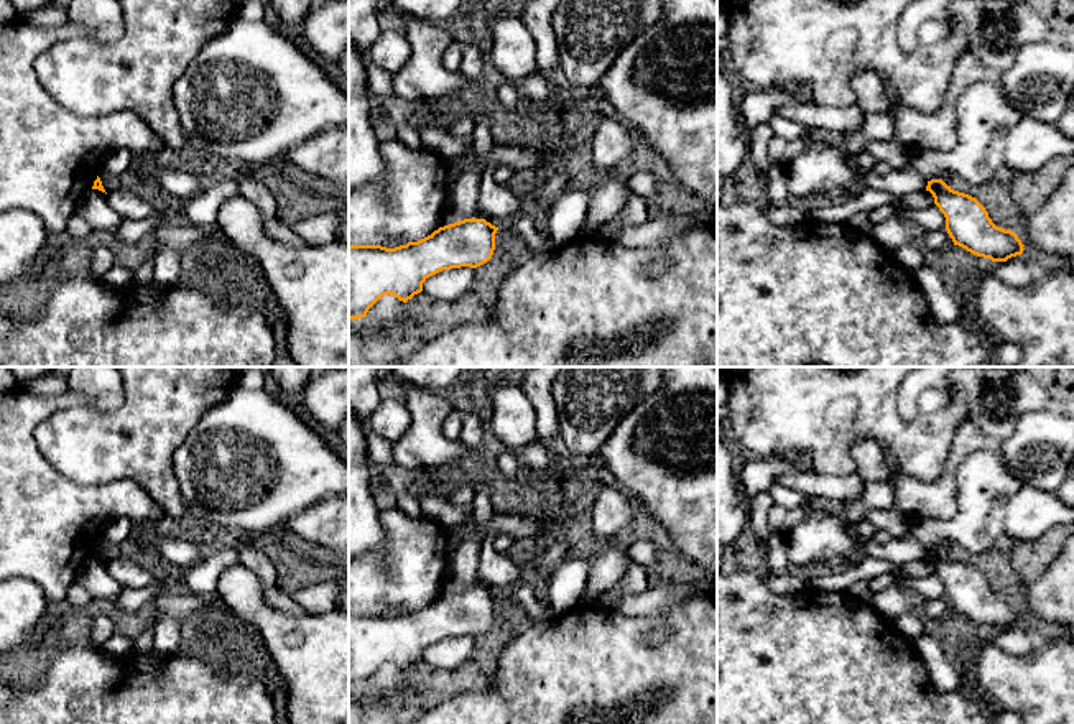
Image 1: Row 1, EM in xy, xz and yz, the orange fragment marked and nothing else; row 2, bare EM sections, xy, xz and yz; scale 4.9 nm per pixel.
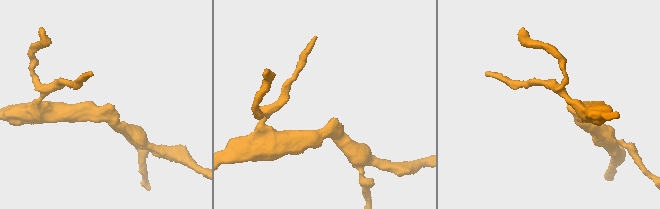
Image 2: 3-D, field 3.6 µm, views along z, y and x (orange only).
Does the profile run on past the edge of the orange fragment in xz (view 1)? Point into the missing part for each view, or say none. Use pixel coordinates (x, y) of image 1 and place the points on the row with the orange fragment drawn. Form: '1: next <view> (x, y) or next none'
1: next none

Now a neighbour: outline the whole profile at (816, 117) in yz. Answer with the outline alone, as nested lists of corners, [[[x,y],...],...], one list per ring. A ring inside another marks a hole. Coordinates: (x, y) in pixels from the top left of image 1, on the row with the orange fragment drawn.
[[[814,102],[788,104],[775,112],[776,122],[794,120],[811,130],[852,132],[863,118],[863,110],[857,105],[826,107]]]

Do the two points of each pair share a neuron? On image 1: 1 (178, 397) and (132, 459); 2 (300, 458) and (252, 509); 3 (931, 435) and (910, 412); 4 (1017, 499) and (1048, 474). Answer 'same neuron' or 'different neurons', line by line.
1: same neuron
2: same neuron
3: different neurons
4: different neurons

